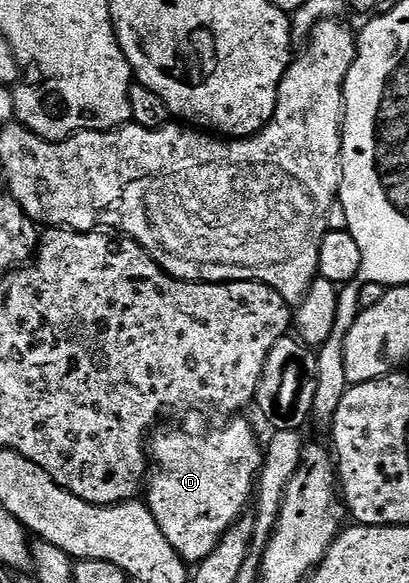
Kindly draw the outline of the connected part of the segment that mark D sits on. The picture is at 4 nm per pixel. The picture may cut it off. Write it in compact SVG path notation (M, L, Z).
M232 418L229 424L208 432L205 436L187 436L184 432L151 433L146 444L146 456L150 461L150 475L146 480L146 503L152 512L154 522L158 522L158 530L174 546L174 550L184 559L185 565L196 566L207 558L218 546L223 535L240 516L245 514L257 487L261 464L264 460L262 440L244 420Z

